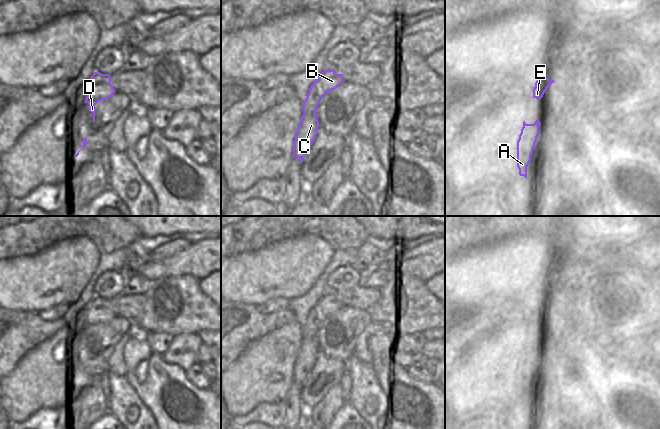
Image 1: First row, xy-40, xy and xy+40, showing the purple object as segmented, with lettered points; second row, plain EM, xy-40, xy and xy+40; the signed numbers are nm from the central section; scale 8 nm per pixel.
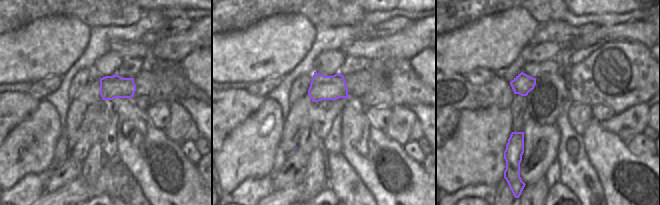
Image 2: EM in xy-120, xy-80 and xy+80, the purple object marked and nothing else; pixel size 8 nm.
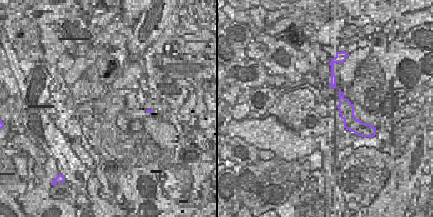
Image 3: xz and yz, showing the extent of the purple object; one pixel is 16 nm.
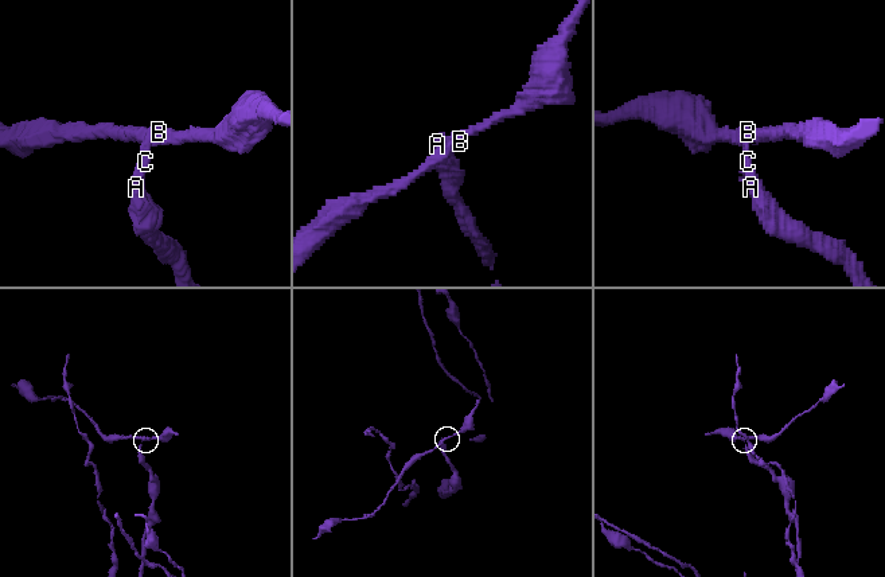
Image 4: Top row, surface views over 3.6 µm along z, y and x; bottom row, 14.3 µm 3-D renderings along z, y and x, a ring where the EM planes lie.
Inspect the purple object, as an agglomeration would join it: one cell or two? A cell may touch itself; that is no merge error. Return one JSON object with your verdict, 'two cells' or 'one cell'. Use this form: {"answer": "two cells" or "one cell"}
{"answer": "two cells"}

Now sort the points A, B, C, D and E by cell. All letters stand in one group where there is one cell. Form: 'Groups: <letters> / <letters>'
Groups: A C / B D E.

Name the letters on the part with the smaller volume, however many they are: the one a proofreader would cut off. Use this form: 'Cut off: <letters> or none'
Cut off: B, D, E

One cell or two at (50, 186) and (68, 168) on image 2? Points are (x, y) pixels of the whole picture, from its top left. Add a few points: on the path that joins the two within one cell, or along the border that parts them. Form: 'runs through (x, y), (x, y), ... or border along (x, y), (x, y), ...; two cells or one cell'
runs through (55, 182), (66, 173); one cell

